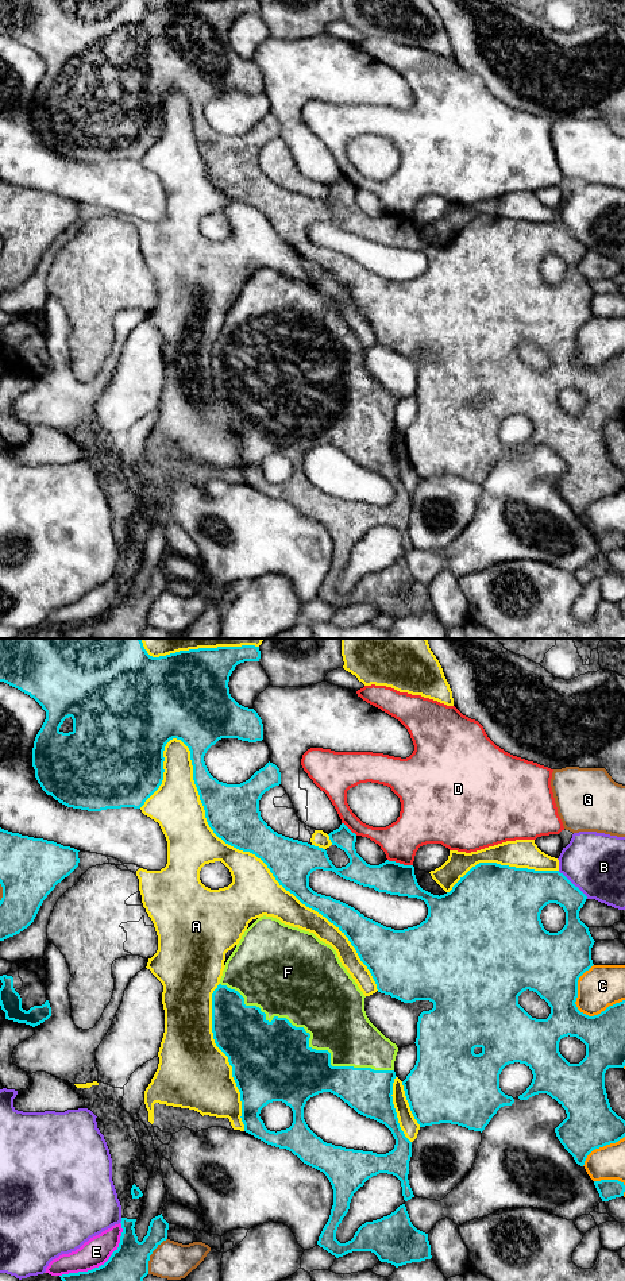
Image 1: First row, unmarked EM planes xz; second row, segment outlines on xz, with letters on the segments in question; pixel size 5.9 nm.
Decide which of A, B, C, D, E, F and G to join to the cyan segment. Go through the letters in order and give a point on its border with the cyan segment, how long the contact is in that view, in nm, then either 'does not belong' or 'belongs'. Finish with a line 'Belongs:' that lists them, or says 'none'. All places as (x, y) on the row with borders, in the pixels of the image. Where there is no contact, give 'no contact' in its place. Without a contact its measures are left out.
A: xz (258, 857) | 1950 nm | does not belong
B: xz (571, 883) | 240 nm | does not belong
C: xz (577, 992) | 320 nm | does not belong
D: xz (398, 863) | 160 nm | does not belong
E: xz (101, 1265) | 500 nm | does not belong
F: xz (309, 1037) | 1150 nm | belongs
G: xz (150, 1254) | 240 nm | does not belong
Belongs: F

